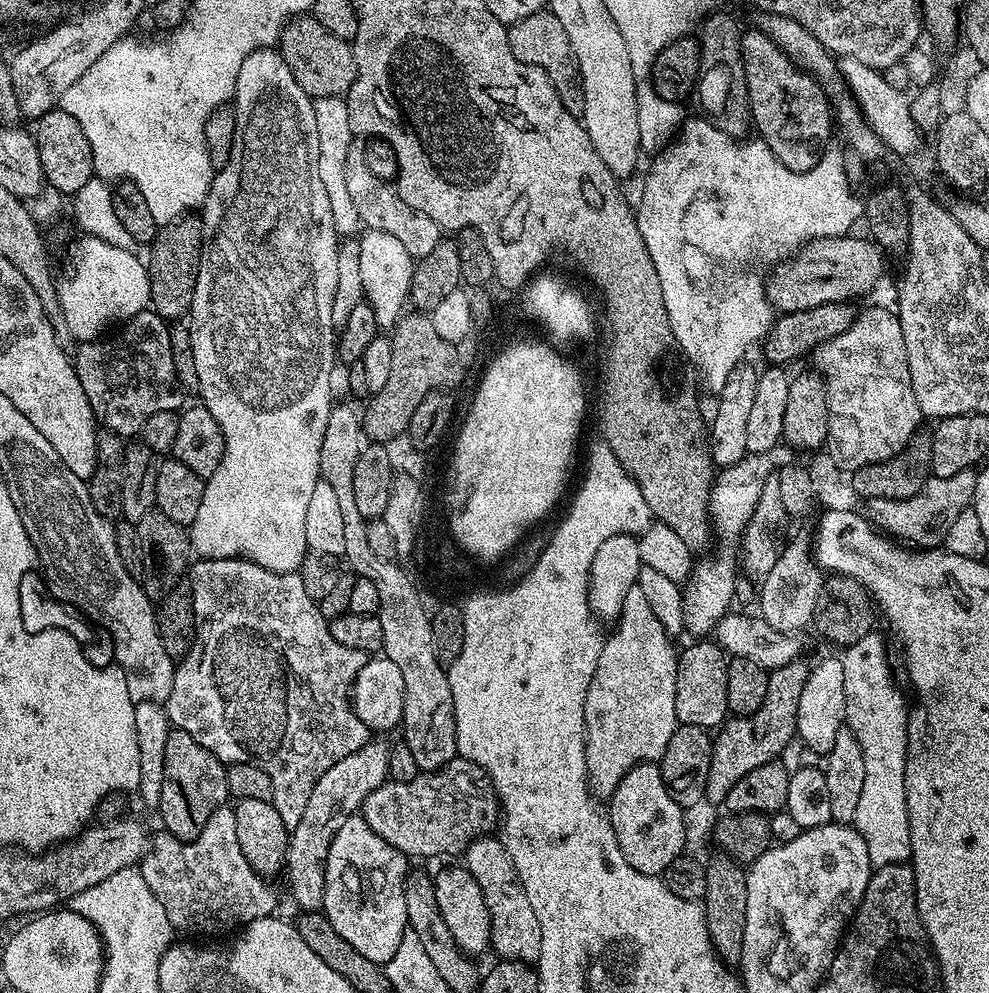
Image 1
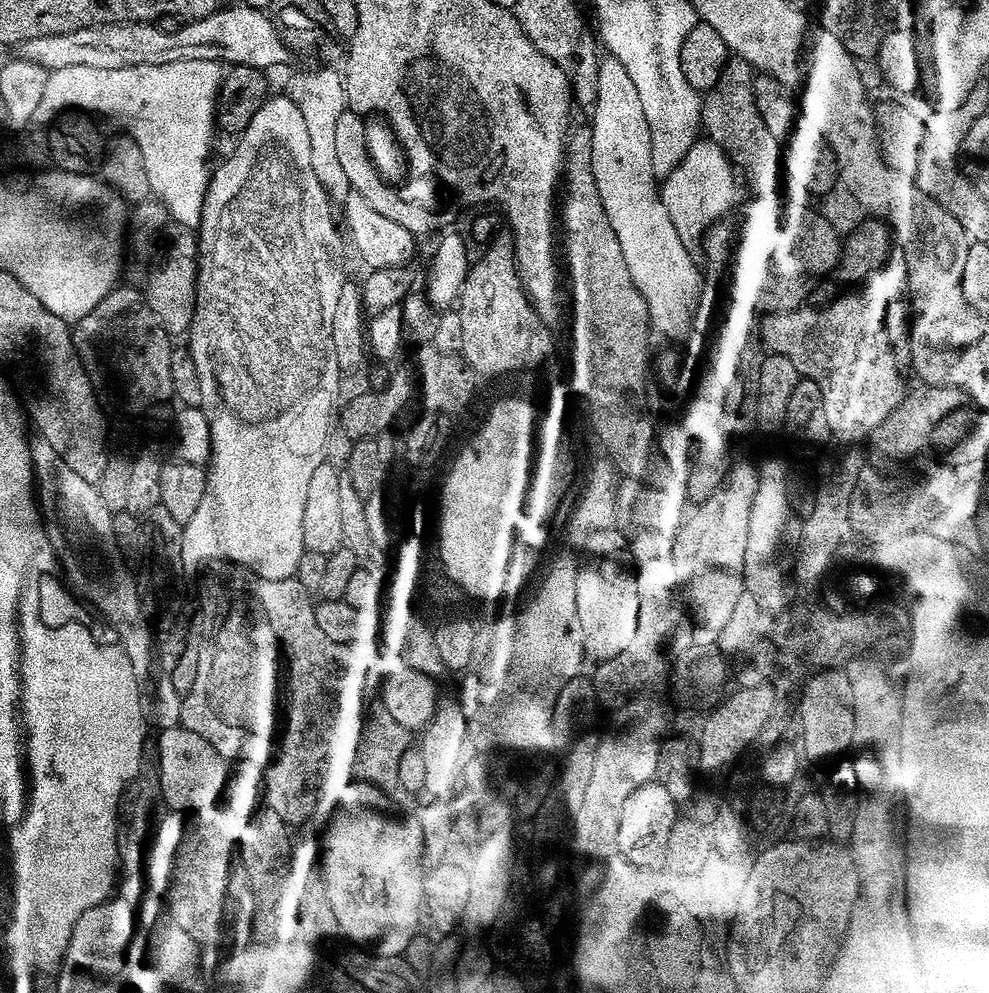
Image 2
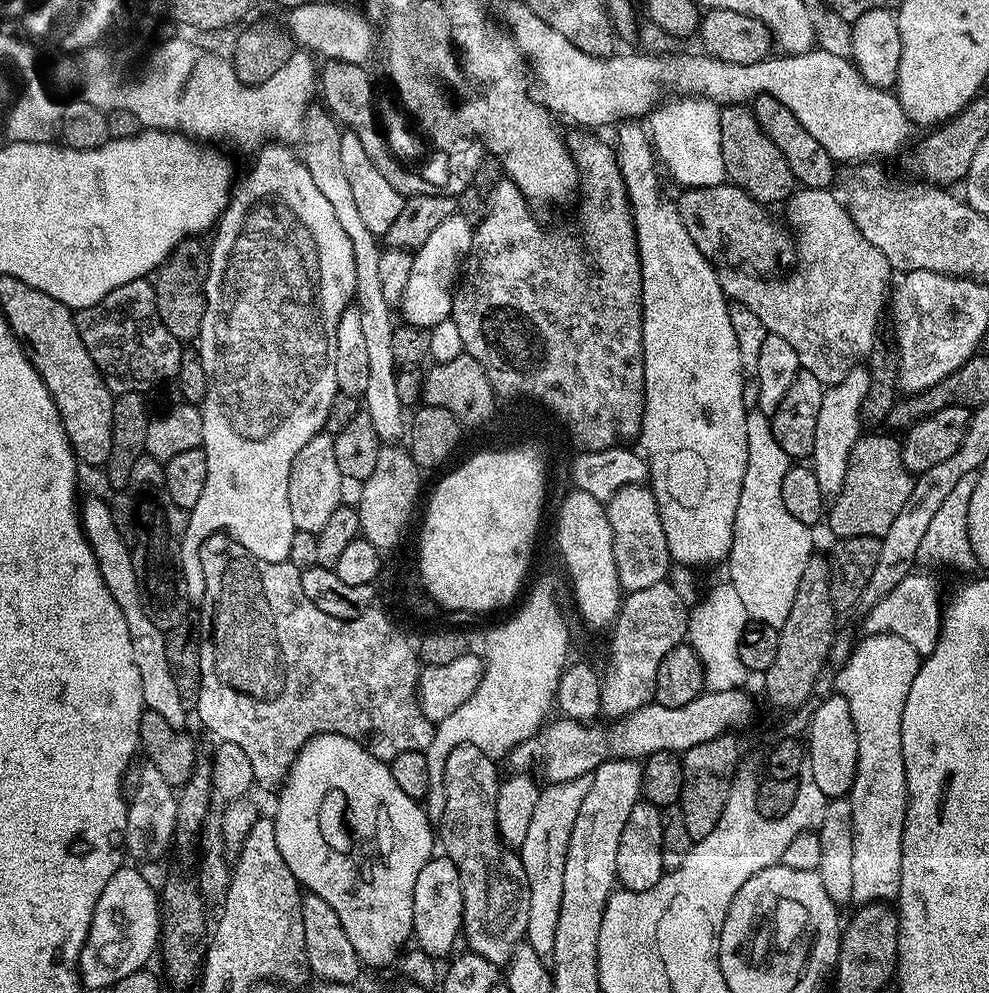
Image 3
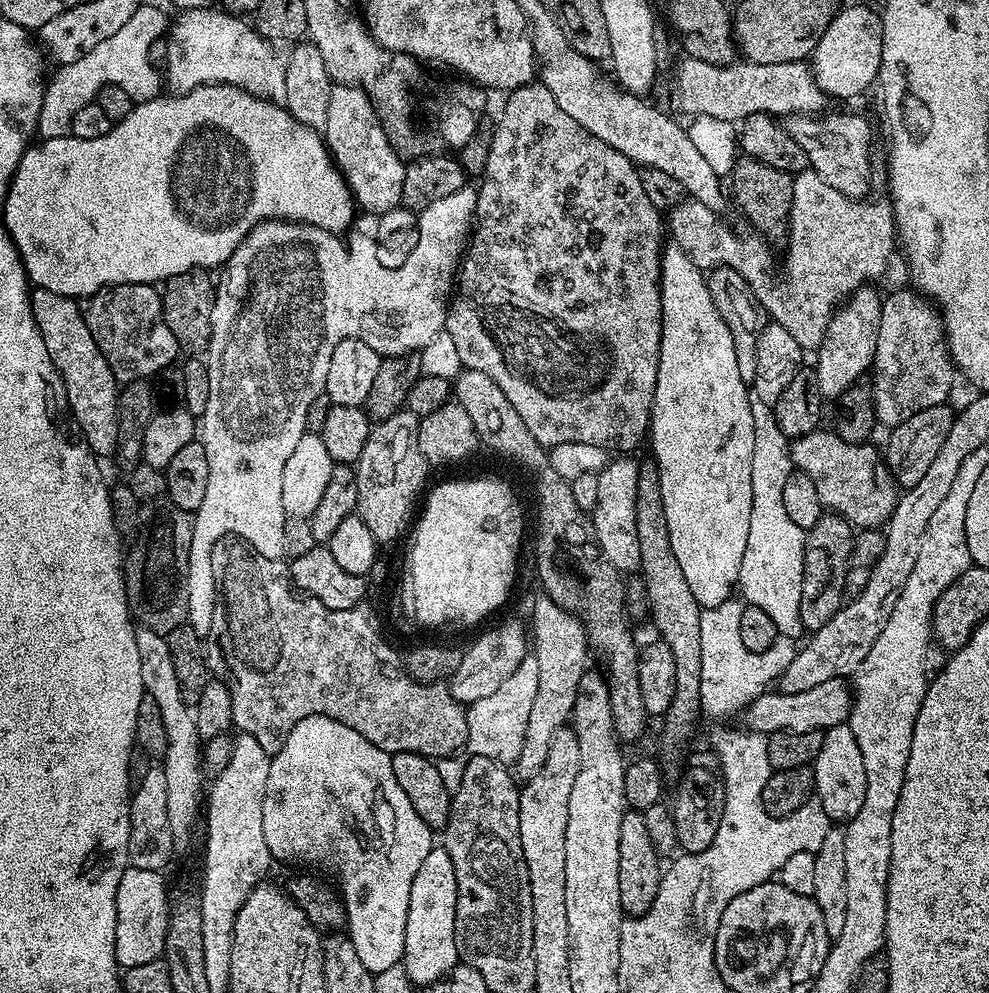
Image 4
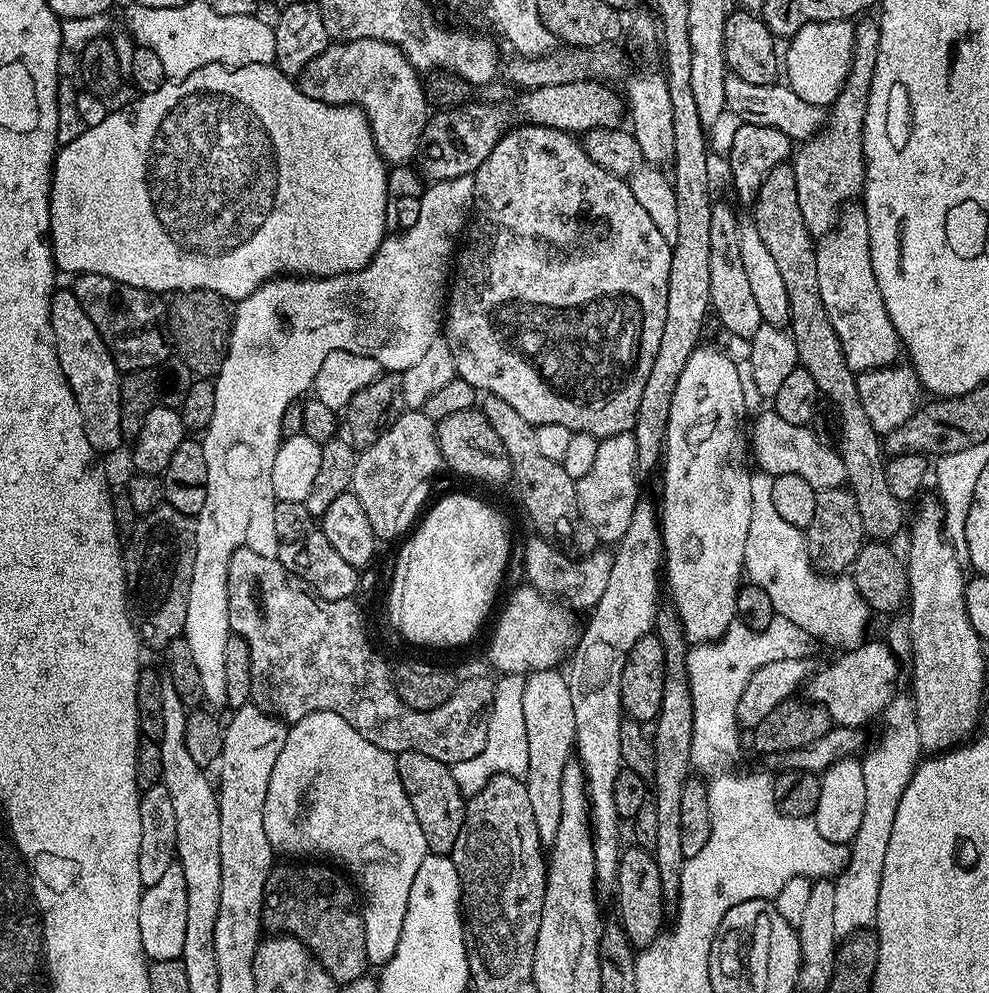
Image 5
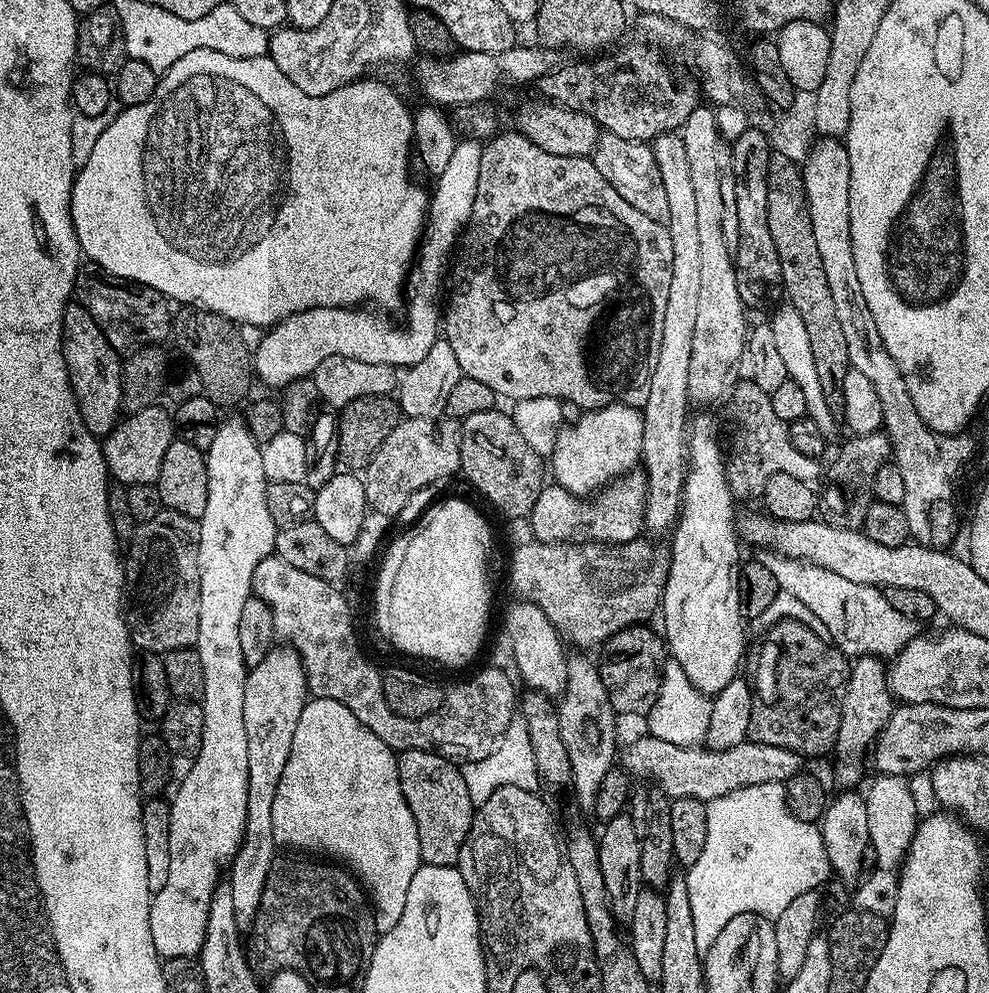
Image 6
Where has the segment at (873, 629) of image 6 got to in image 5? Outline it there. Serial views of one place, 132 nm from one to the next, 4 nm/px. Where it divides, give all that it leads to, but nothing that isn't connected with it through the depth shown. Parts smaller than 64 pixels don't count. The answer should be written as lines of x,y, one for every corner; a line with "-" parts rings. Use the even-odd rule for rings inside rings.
759,470
750,478
750,534
746,534
744,570
751,583
762,586
770,602
774,602
777,616
785,616
790,622
802,626
817,641
828,644
855,646
865,639
864,627
868,624
870,609
862,594
854,586
848,592
848,624
836,617
836,599
839,598
839,579
821,574
812,567
812,559
804,542
804,532
782,522
774,502
770,498
772,477

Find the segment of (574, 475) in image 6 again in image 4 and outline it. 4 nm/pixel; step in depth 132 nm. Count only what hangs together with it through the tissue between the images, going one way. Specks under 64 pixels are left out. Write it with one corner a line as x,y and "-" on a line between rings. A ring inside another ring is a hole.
628,454
609,459
598,473
598,502
591,509
590,519
596,541
606,558
621,574
632,574
639,569
638,530
634,526
634,498
638,495
639,463

